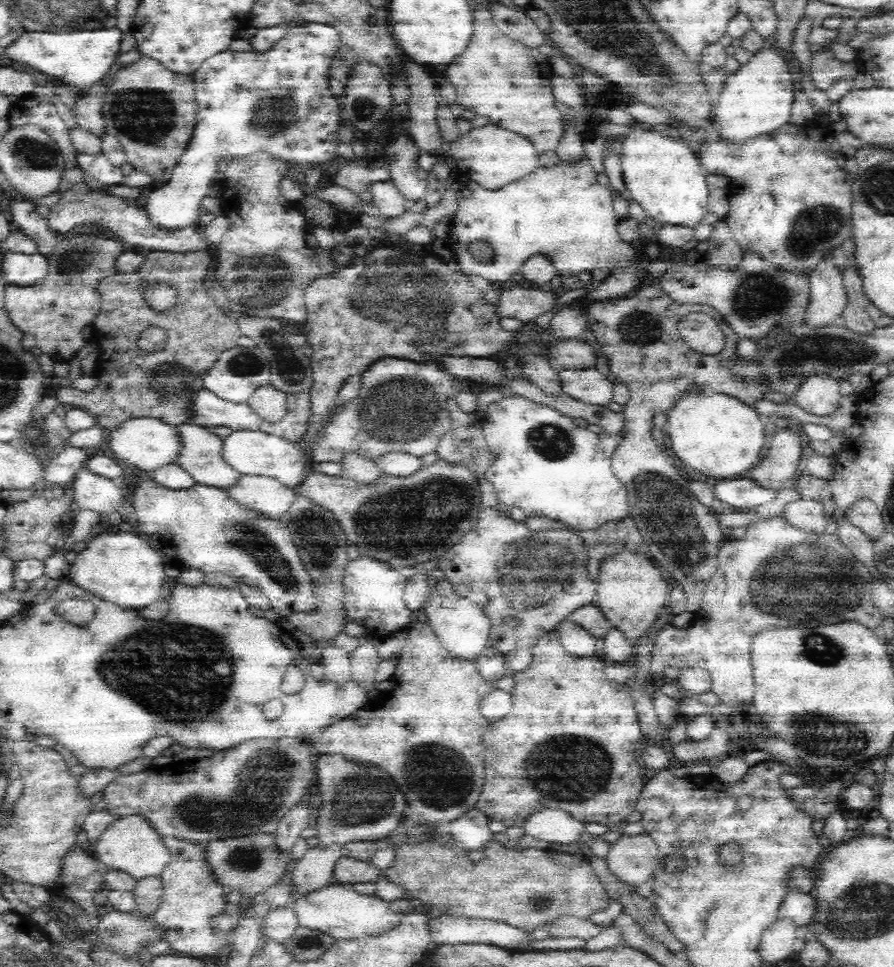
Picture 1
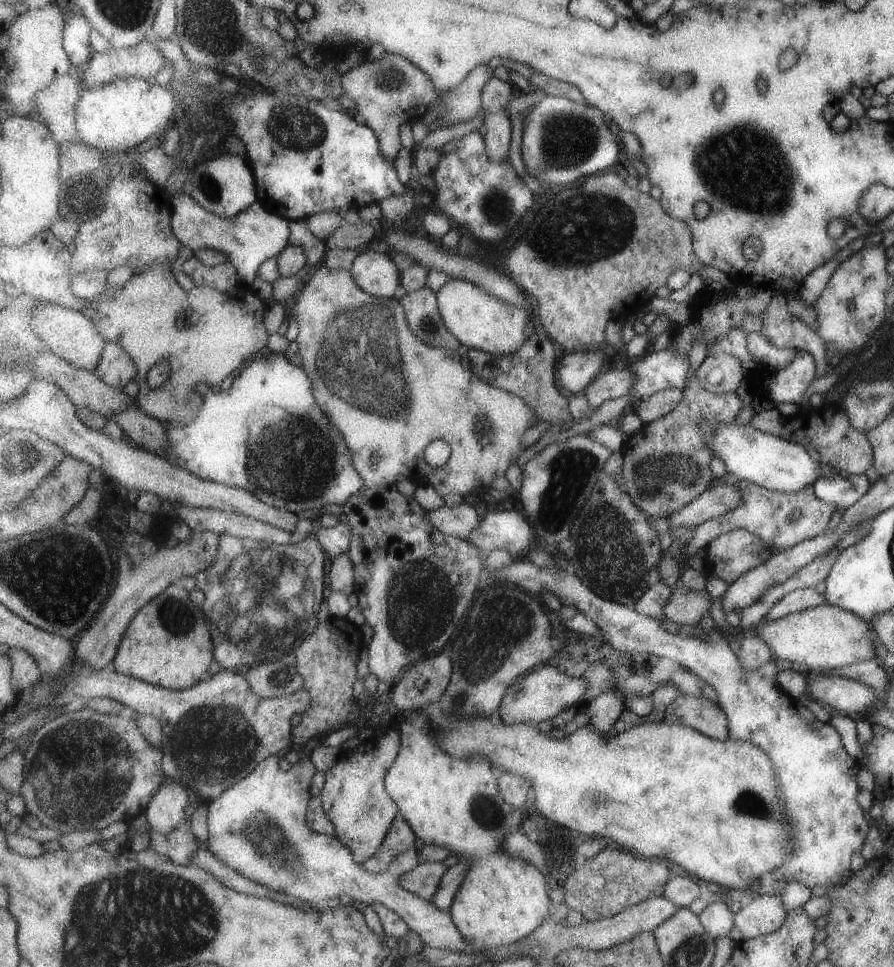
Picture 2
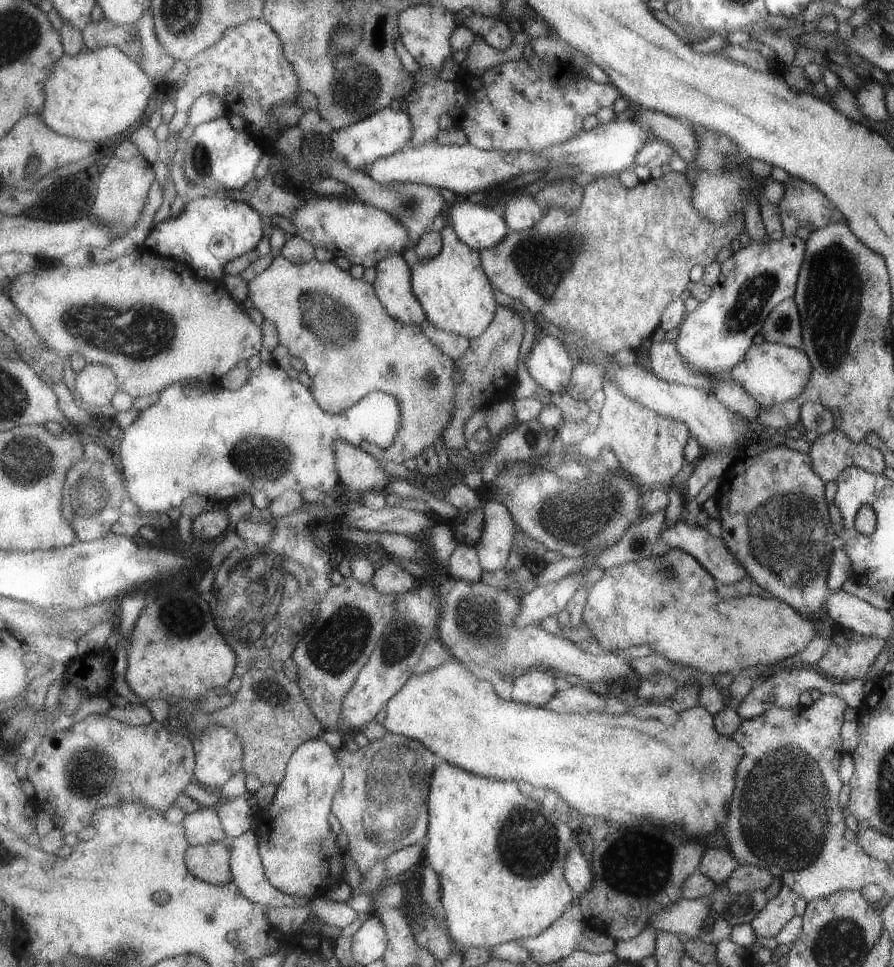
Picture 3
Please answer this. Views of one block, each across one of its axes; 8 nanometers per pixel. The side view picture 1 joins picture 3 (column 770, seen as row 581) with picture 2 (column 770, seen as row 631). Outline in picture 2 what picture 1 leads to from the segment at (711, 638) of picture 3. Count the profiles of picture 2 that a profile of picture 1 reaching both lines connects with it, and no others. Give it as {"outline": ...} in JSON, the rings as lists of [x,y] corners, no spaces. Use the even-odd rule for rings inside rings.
{"outline":[[[831,604],[793,612],[777,620],[763,618],[751,630],[751,636],[761,638],[769,646],[769,650],[773,652],[773,660],[803,664],[809,670],[835,670],[841,666],[871,660],[875,656],[873,646],[869,642],[871,638],[875,638],[873,630],[855,614]]]}

